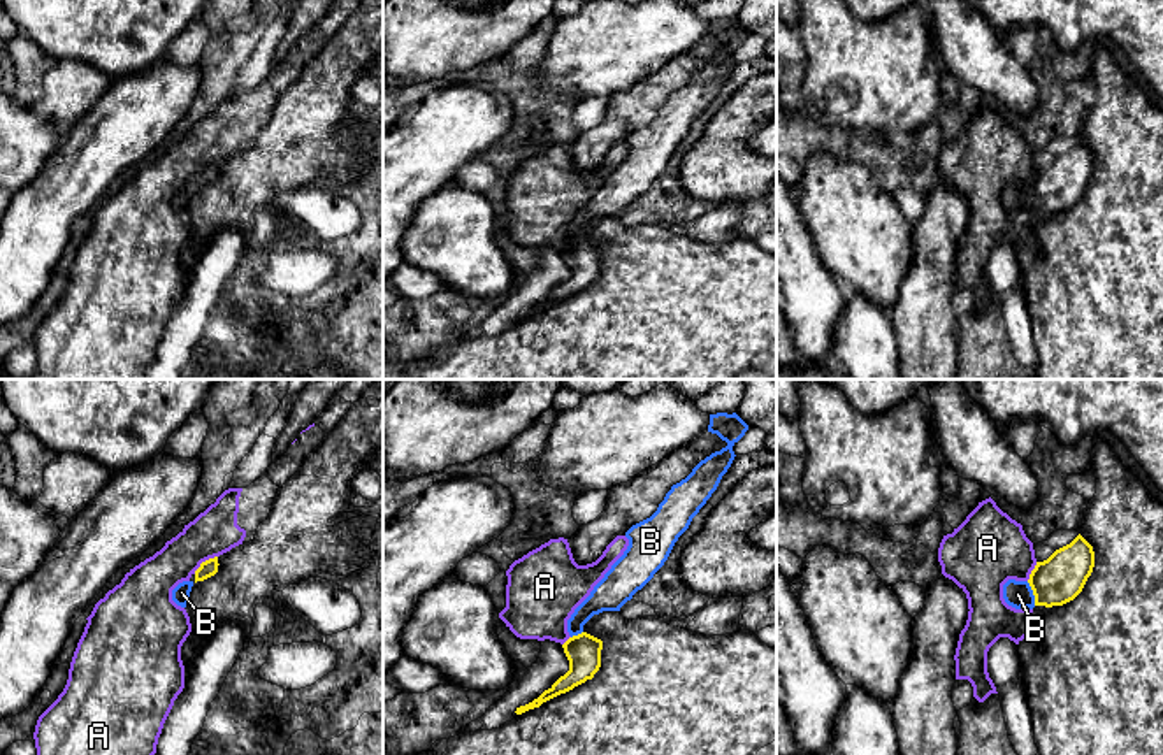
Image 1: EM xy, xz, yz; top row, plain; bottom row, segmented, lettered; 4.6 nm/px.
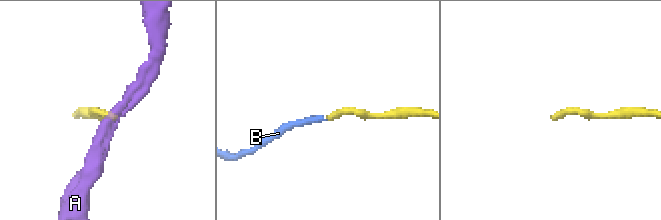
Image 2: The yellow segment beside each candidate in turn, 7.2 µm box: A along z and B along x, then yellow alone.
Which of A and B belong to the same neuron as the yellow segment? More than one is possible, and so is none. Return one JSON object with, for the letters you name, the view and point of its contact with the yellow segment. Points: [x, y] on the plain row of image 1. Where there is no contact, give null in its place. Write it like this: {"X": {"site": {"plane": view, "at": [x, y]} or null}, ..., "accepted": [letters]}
{"B": {"site": {"plane": "yz", "at": [1033, 201]}}, "accepted": ["B"]}

